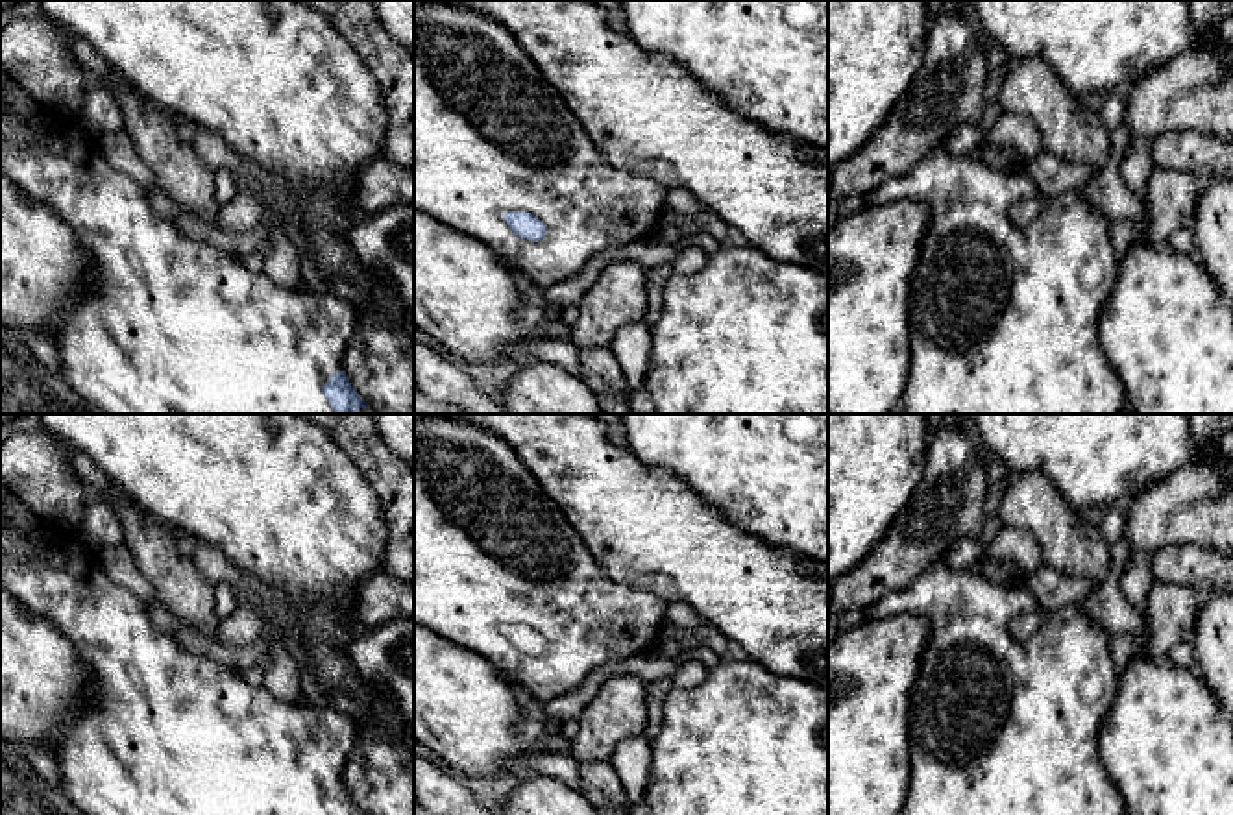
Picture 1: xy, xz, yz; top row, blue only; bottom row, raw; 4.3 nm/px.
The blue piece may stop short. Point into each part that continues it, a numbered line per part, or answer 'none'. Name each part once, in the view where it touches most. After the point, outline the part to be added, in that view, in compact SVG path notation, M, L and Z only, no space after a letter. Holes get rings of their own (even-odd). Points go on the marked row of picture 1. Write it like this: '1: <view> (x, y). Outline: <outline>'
1: xz (490, 133). Outline: M414 2L414 211L420 211L475 240L481 240L495 255L499 255L501 261L532 279L538 288L545 290L579 275L595 255L645 240L660 225L660 211L665 205L665 192L665 185L651 177L617 170L606 163L592 139L586 135L579 118L568 107L566 100L545 79L540 68L519 48L518 41L505 26L471 9L451 7L447 4ZM507 211L527 211L534 214L545 224L545 237L540 242L519 238L503 220Z

